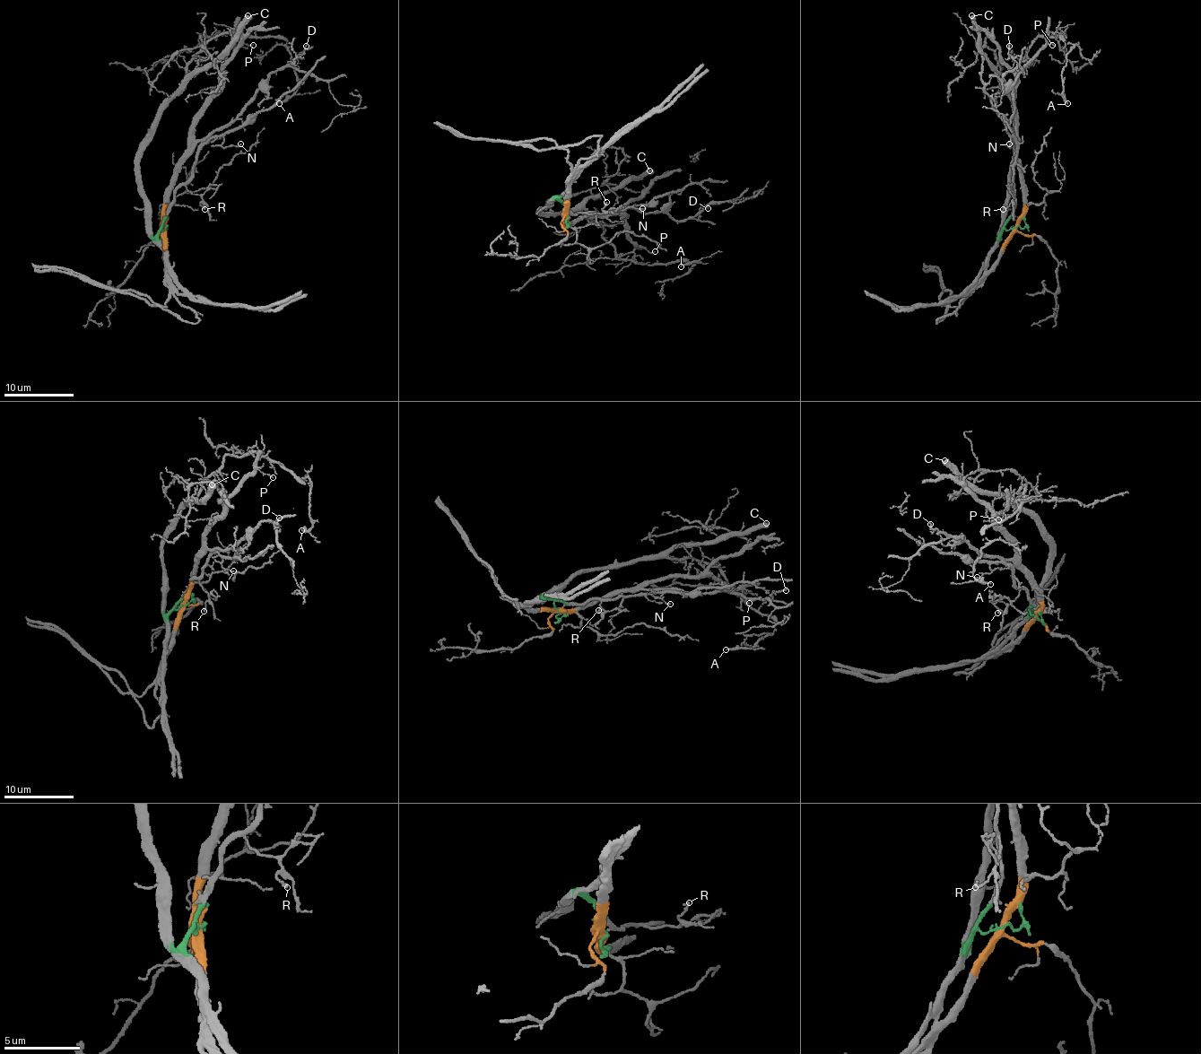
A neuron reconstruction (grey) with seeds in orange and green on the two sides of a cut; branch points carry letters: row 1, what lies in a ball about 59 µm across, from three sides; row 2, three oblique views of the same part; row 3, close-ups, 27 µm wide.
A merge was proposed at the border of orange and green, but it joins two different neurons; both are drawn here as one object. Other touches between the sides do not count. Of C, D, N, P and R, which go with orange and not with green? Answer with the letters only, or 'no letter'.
D, P

